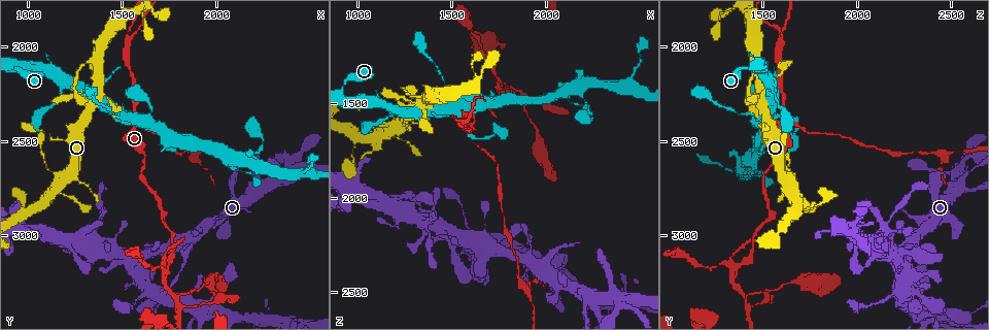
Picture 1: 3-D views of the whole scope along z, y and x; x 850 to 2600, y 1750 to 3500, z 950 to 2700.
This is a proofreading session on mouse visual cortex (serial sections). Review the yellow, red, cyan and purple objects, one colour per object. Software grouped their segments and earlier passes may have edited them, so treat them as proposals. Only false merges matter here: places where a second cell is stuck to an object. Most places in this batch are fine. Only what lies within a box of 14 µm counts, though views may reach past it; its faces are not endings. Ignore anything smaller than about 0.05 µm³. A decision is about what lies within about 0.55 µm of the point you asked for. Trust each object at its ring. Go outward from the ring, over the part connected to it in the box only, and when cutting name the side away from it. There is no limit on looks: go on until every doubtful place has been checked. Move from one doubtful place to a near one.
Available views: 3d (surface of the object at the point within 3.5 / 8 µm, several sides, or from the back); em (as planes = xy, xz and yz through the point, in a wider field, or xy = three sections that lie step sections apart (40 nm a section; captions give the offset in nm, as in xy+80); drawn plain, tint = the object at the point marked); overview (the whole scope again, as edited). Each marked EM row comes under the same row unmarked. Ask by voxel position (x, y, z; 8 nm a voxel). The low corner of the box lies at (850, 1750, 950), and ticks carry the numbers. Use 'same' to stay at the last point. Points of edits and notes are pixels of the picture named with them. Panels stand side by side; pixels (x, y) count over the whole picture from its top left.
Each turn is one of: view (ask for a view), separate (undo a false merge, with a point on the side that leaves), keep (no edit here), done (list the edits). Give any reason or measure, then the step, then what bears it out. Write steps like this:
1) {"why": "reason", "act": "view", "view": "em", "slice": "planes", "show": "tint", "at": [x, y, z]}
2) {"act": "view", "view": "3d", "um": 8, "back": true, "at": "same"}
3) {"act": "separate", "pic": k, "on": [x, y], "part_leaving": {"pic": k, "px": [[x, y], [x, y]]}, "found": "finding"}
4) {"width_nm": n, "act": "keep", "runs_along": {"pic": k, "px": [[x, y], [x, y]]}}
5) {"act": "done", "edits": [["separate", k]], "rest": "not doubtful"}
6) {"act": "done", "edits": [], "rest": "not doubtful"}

{"why": "side arm on a straight run", "act": "view", "view": "3d", "um": 3.5, "at": [1560, 2230, 1590]}

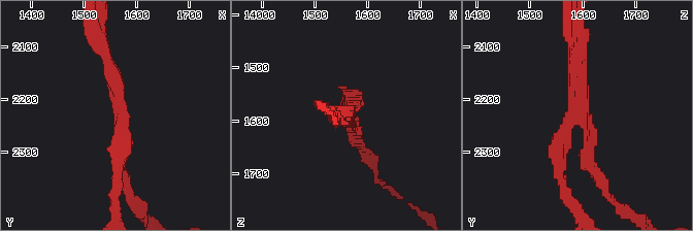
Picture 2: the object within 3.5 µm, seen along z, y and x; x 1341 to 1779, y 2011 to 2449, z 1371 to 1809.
{"arms": 3, "arm_widths_nm": [150, 200, 200], "act": "view", "view": "em", "slice": "planes", "show": "tint", "at": [1570, 2235, 1580]}

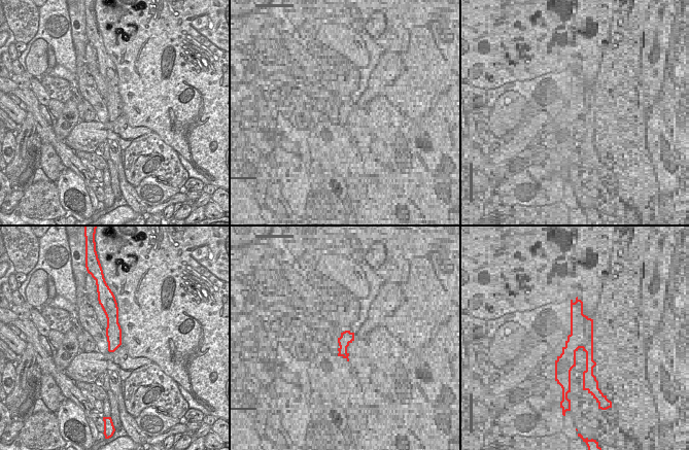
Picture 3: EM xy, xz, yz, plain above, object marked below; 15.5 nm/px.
{"act": "view", "view": "em", "slice": "xy", "step": 3, "show": "tint", "at": "same"}

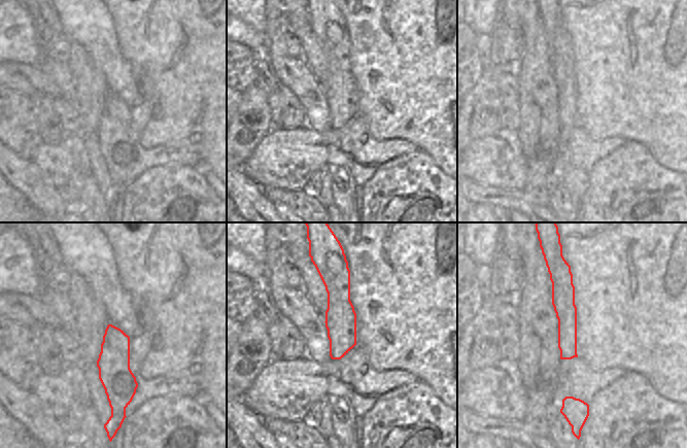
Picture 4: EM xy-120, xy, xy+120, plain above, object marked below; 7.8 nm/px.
{"act": "keep", "runs_along": {"pic": 4, "px": [[334, 270], [338, 286], [338, 356]]}, "found": "one cell here"}

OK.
{"why": "a fork", "act": "view", "view": "em", "slice": "xy", "step": 5, "show": "tint", "at": [1530, 2070, 1580]}

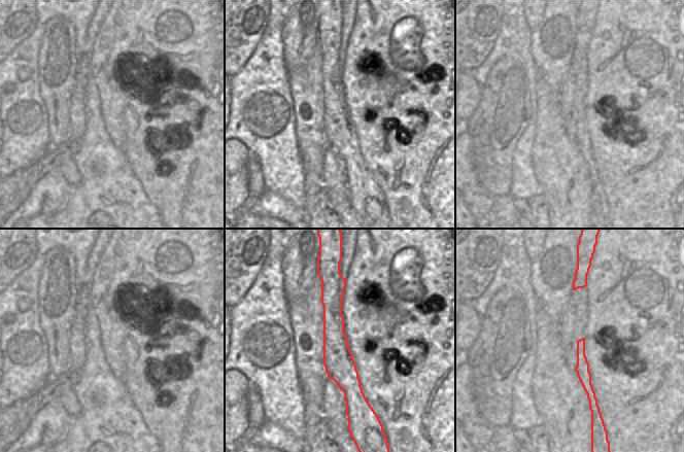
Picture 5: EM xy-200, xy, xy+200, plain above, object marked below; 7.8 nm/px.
{"why": "see where the arms go", "act": "view", "view": "3d", "um": 3.5, "at": "same"}

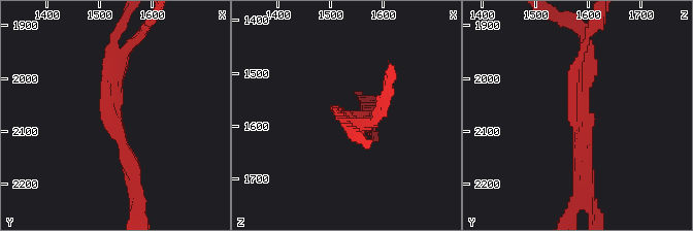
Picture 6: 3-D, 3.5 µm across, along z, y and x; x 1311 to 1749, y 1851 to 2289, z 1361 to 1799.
{"arm_widths_nm": [150, 150, 250], "act": "keep", "runs_along": {"pic": 5, "px": [[332, 276], [348, 412]]}, "found": "one cell here"}

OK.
{"why": "sudden change in width", "act": "view", "view": "3d", "um": 8, "at": [1490, 2340, 1430]}

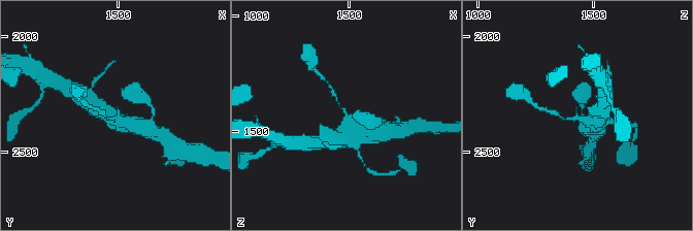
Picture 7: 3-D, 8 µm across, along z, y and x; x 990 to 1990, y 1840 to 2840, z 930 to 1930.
{"why": "zoom in", "act": "view", "view": "3d", "um": 3.5, "back": true, "at": [1480, 2350, 1430]}

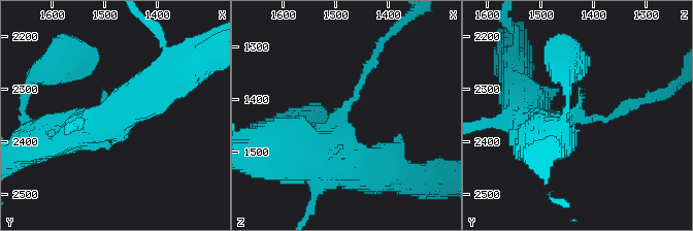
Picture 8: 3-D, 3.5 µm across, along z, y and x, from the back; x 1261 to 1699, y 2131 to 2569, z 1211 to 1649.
{"arm_widths_nm": [150, 500], "act": "view", "view": "em", "slice": "xy", "step": 5, "show": "tint", "at": [1490, 2350, 1425]}

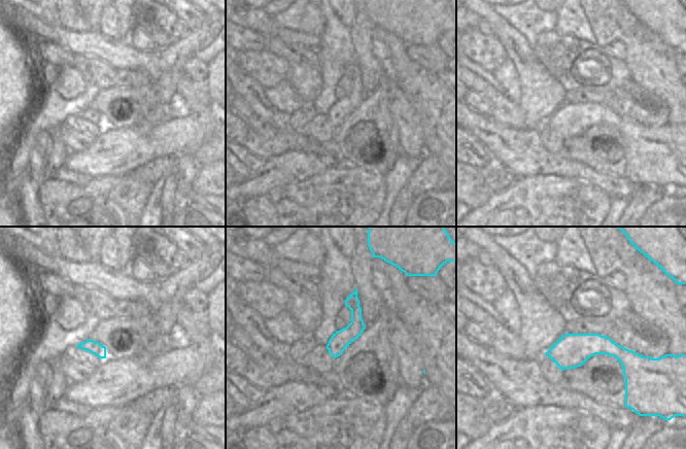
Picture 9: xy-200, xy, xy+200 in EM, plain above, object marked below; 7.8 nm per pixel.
{"act": "keep", "runs_along": {"pic": 8, "px": [[354, 172], [341, 113], [370, 64]]}, "found": "continuous, no second cell"}

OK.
{"why": "three arms meet", "act": "view", "view": "3d", "um": 3.5, "back": true, "at": [1720, 3160, 1350]}

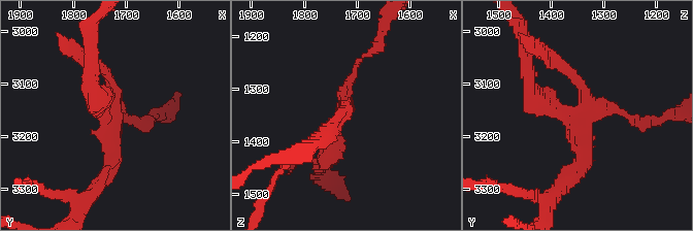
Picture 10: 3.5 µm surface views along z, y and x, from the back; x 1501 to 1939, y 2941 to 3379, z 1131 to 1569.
{"act": "view", "view": "em", "slice": "xy", "step": 2, "show": "tint", "at": [1725, 3165, 1355]}

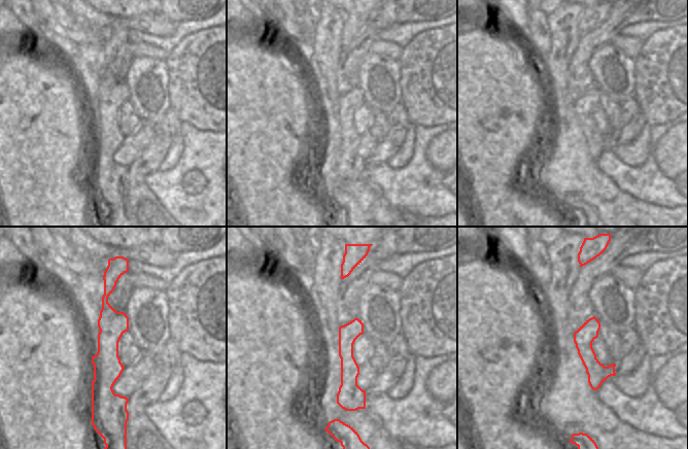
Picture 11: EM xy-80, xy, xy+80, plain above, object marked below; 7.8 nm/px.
{"act": "keep", "runs_along": {"pic": 11, "px": [[117, 275], [105, 296], [102, 409]]}, "found": "one cell here"}

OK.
{"why": "four arms meet", "act": "view", "view": "3d", "um": 3.5, "at": [1780, 3330, 1400]}

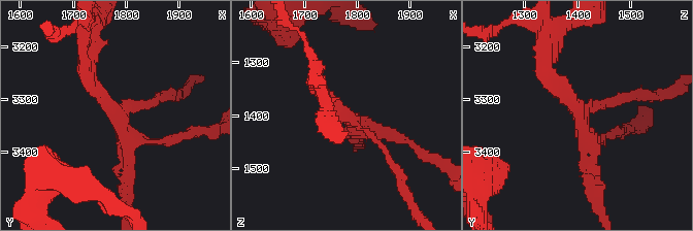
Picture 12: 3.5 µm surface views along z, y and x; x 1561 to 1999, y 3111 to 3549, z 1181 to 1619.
{"arms": 4, "arm_widths_nm": [100, 150, 150, 200], "act": "view", "view": "em", "slice": "planes", "show": "tint", "at": [1780, 3325, 1400]}

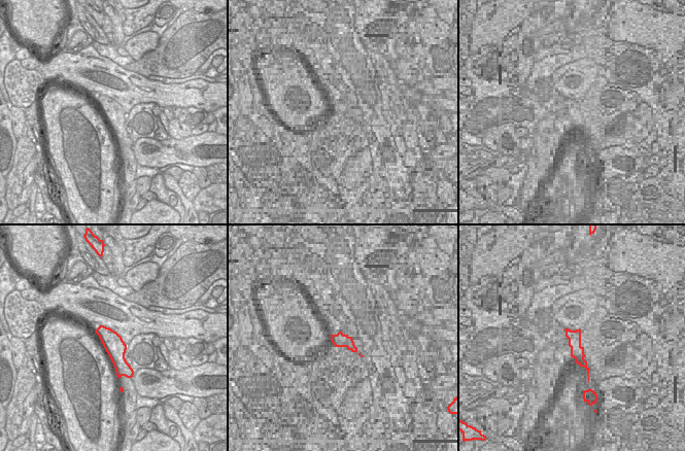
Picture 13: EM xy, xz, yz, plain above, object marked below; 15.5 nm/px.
{"act": "keep", "runs_along": {"pic": 12, "px": [[316, 83], [392, 164]]}, "found": "continuous, no second cell"}

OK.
{"act": "done", "edits": [], "rest": "not doubtful"}

